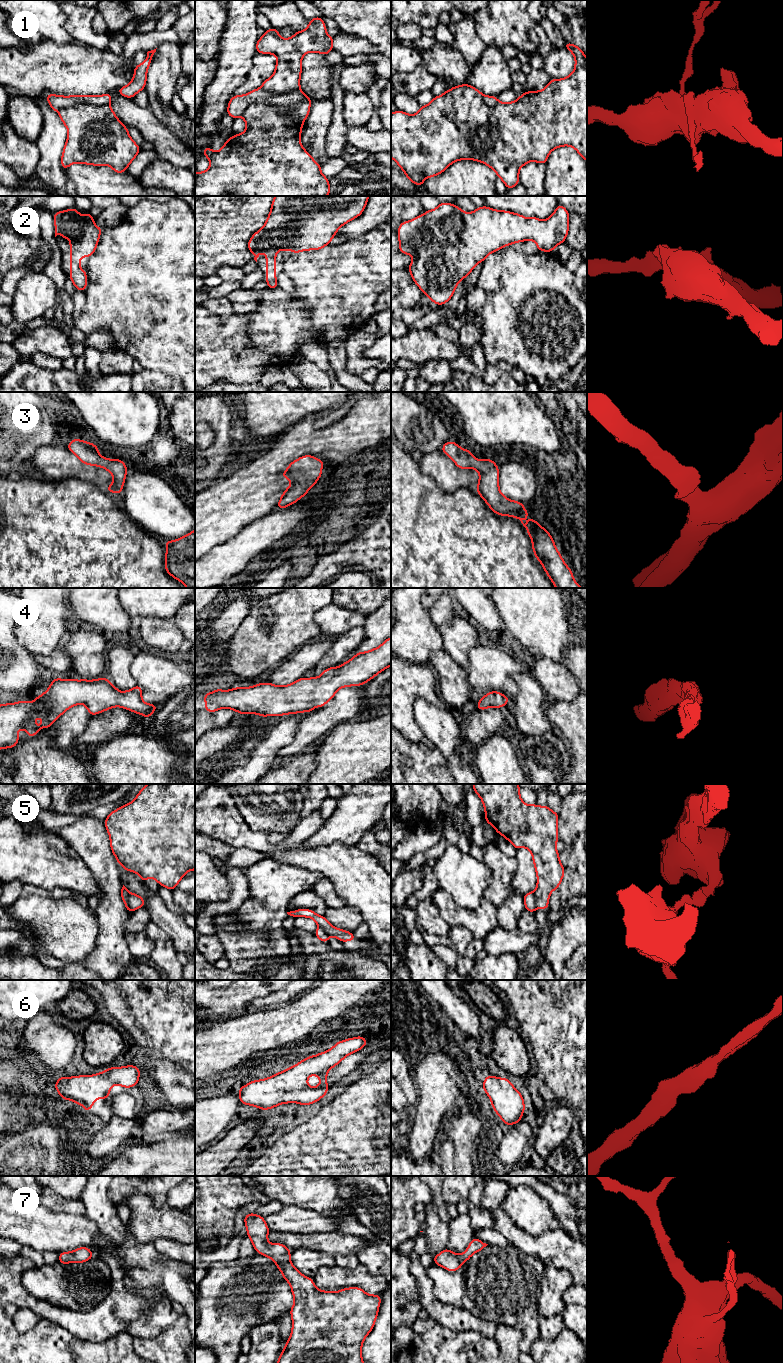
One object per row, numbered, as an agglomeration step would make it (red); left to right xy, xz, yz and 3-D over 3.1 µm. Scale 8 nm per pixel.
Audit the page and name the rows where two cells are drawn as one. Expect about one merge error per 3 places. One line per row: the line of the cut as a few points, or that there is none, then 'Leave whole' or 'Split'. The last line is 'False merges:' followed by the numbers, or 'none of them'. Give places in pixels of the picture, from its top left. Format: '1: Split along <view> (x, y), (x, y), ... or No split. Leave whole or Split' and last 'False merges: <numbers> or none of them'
1: Split along xz (310, 102), (303, 101), (296, 106), (253, 102), (241, 116). Split
2: No split. Leave whole
3: No split. Leave whole
4: No split. Leave whole
5: Split along yz (533, 892), (537, 906). Split
6: No split. Leave whole
7: No split. Leave whole
False merges: 1, 5

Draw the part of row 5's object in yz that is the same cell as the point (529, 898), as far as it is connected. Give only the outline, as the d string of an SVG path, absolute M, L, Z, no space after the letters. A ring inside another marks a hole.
M528 892L523 896L525 909L534 913L537 909L537 901L534 892Z

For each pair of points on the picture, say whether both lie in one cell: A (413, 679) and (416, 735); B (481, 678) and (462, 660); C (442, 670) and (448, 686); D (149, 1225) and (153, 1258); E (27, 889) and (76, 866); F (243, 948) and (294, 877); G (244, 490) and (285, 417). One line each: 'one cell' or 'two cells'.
A: one cell
B: two cells
C: one cell
D: two cells
E: two cells
F: one cell
G: two cells

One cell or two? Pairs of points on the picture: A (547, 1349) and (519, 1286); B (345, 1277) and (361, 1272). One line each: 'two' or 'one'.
A: two
B: one

